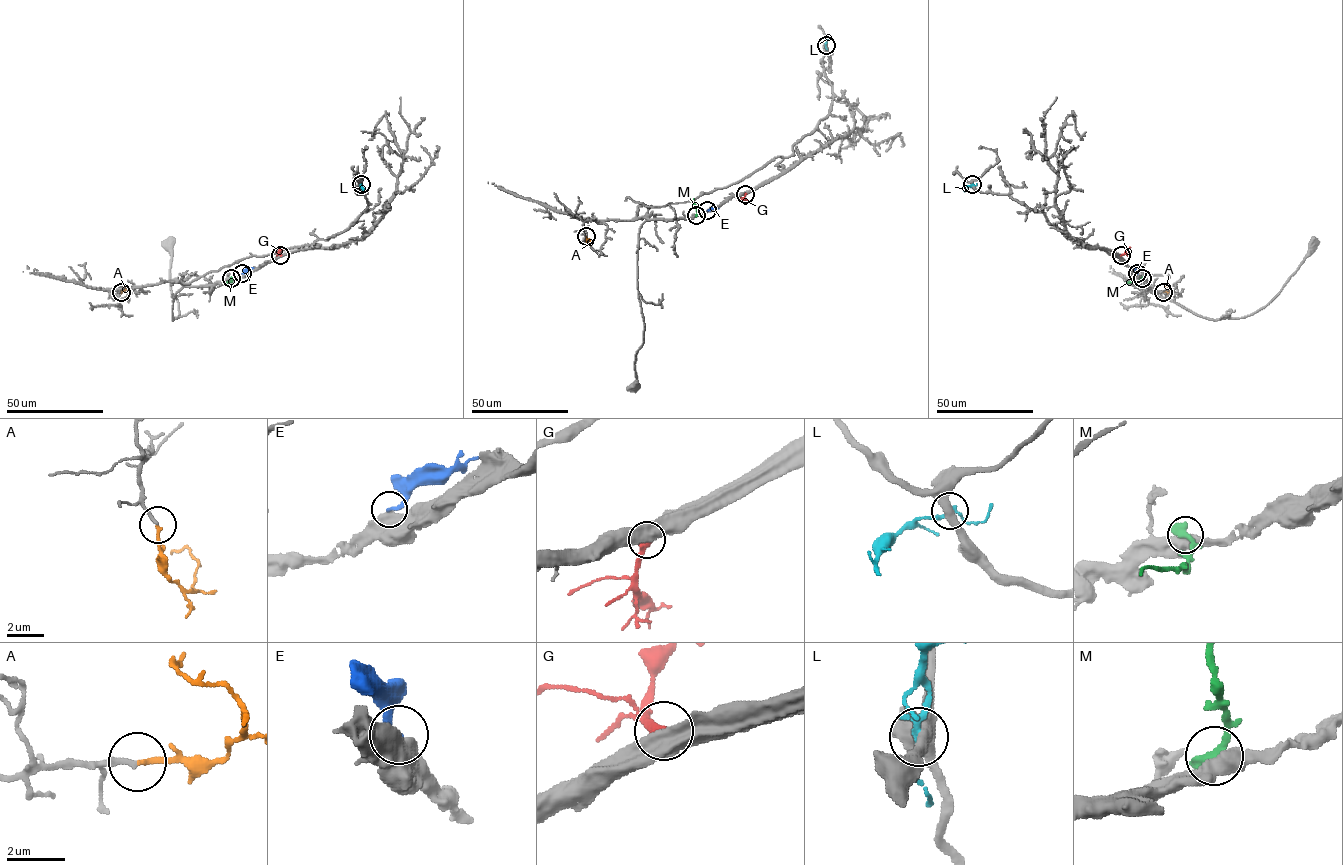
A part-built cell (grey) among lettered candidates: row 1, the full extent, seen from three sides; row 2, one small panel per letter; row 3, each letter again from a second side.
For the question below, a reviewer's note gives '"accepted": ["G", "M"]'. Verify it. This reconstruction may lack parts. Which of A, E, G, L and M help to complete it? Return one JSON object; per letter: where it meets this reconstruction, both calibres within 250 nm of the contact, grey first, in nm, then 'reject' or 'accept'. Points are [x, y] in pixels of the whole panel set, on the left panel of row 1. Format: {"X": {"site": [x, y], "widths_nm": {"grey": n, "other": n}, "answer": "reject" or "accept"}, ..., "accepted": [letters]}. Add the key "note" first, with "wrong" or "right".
{"note": "wrong", "A": {"site": [121, 292], "widths_nm": {"grey": 180, "other": 180}, "answer": "accept"}, "E": {"site": [242, 273], "widths_nm": {"grey": 700, "other": 200}, "answer": "reject"}, "G": {"site": [280, 255], "widths_nm": {"grey": 480, "other": 320}, "answer": "accept"}, "L": {"site": [361, 184], "widths_nm": {"grey": 420, "other": 240}, "answer": "reject"}, "M": {"site": [231, 278], "widths_nm": {"grey": 550, "other": 600}, "answer": "reject"}, "accepted": ["A", "G"]}

